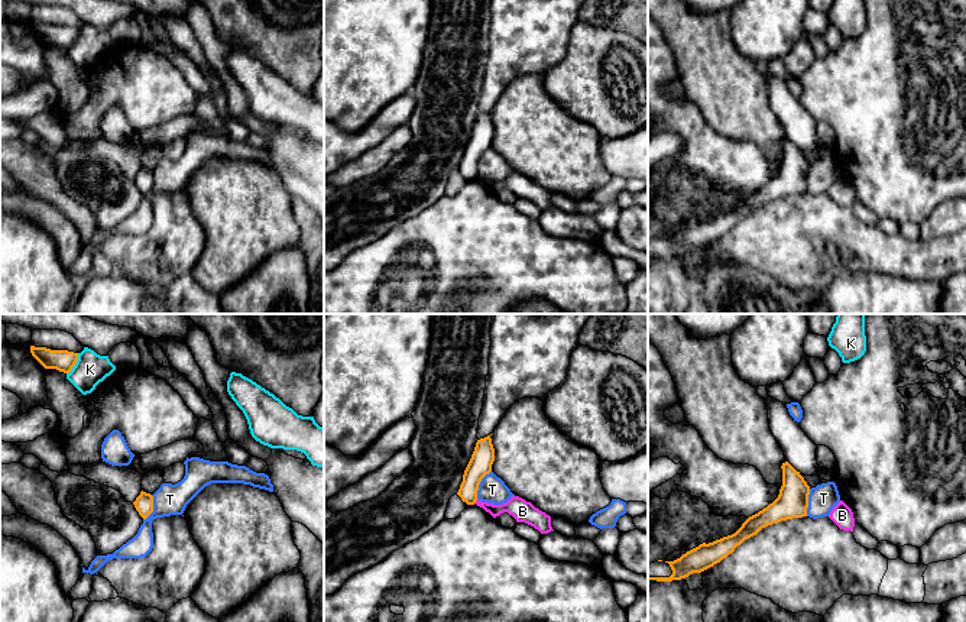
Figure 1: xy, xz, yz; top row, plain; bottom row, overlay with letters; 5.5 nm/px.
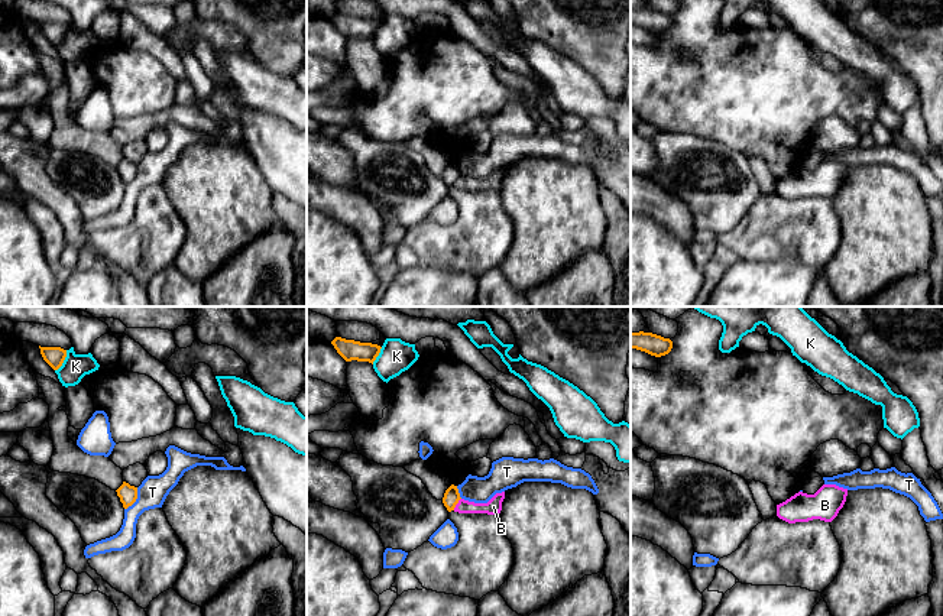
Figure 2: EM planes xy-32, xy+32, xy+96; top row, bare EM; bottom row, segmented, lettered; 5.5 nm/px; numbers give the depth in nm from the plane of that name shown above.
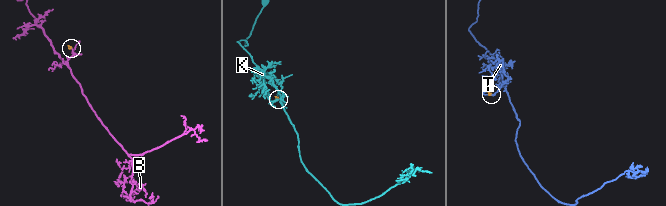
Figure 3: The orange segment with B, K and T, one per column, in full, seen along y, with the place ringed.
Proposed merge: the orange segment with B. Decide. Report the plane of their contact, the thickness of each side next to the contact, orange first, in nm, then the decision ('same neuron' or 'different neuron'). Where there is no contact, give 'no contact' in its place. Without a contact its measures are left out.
contact in xz; calibres 130 and 120 nm; different neuron

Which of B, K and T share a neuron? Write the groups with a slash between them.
B / K / T

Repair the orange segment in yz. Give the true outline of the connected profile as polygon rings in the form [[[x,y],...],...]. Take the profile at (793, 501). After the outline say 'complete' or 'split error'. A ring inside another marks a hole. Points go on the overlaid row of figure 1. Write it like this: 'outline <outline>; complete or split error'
outline [[[788,461],[782,463],[782,486],[778,498],[758,514],[749,516],[732,535],[713,542],[703,542],[674,561],[658,560],[648,564],[648,579],[672,581],[701,573],[720,563],[745,540],[756,535],[762,528],[781,521],[807,516],[810,486]]]; split error

